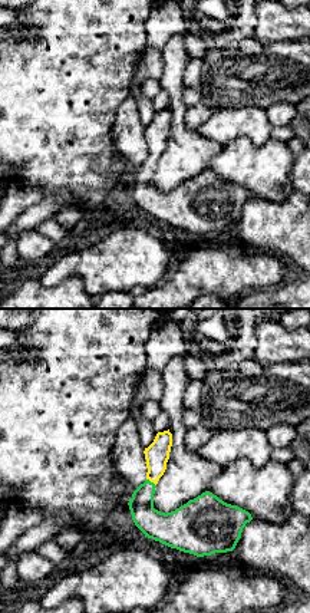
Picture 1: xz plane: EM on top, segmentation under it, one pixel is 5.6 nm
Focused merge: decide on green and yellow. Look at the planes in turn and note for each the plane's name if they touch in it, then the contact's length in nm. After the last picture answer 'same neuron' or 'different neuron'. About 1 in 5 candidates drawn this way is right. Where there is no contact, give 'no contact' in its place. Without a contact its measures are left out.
meets green in xz; contact 70 nm long

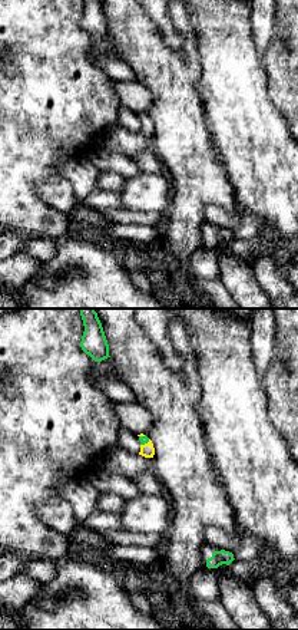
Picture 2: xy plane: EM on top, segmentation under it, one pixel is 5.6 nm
meets green in xy; contact 70 nm long

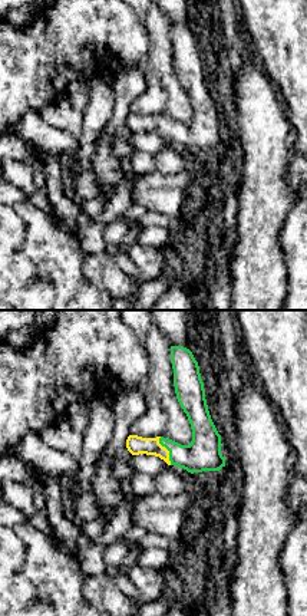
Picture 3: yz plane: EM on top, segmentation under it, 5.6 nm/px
meets green in yz; contact 170 nm long

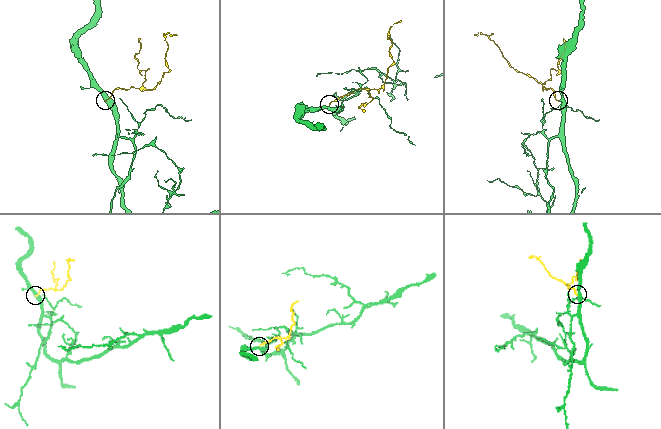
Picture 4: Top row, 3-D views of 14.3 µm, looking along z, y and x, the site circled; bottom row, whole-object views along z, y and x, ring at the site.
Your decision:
same neuron

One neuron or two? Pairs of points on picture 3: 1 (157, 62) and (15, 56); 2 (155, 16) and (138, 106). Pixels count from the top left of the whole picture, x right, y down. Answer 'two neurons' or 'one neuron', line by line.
1: two neurons
2: two neurons

